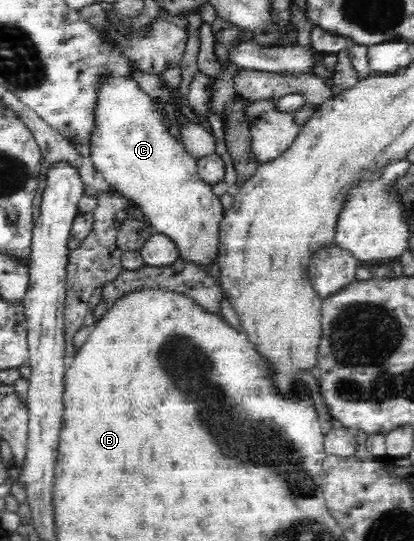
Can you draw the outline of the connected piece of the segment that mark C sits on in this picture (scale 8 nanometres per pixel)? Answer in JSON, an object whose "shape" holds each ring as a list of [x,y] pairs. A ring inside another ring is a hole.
{"shape":[[[105,73],[99,77],[95,87],[94,120],[88,137],[91,162],[103,175],[104,180],[117,193],[124,195],[137,209],[155,233],[165,234],[176,245],[179,259],[193,266],[211,271],[217,259],[219,229],[225,215],[220,197],[213,194],[211,184],[205,183],[198,174],[197,159],[189,156],[174,133],[165,127],[156,103],[133,77]]]}

